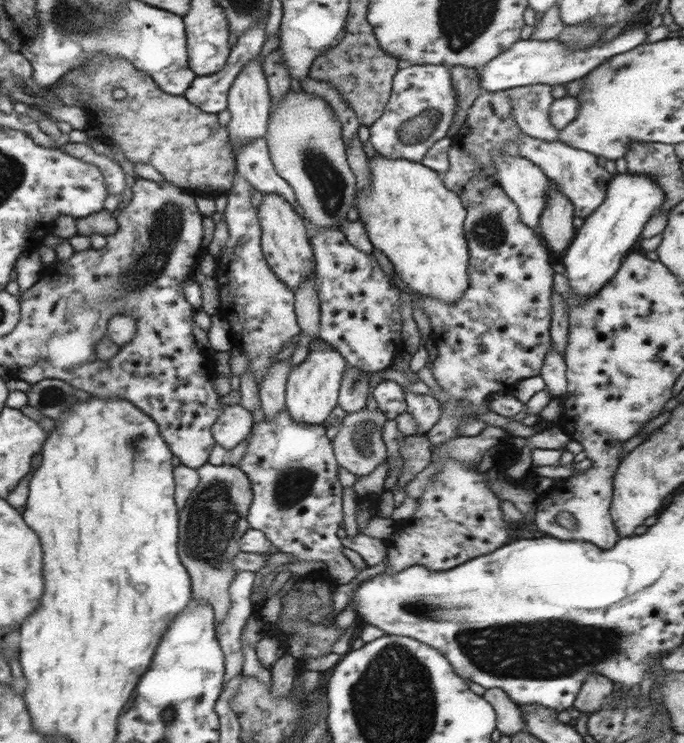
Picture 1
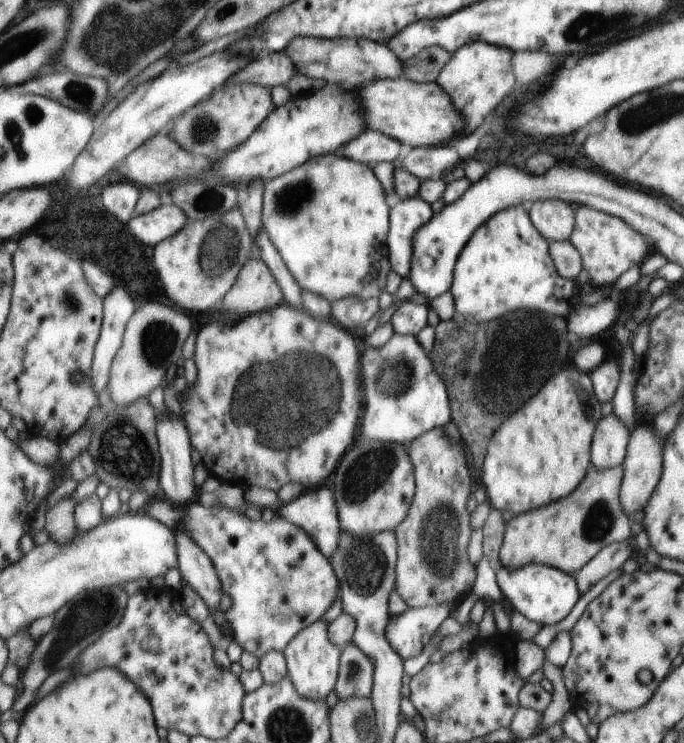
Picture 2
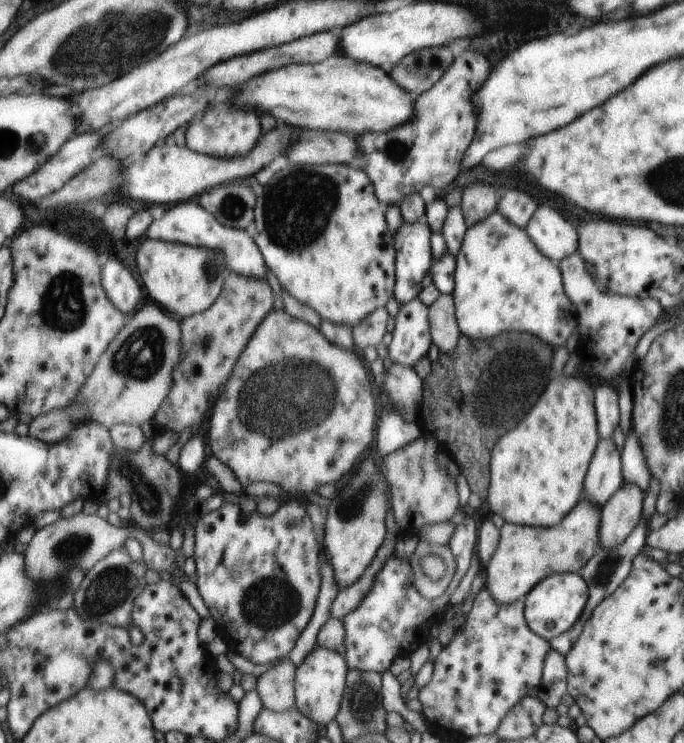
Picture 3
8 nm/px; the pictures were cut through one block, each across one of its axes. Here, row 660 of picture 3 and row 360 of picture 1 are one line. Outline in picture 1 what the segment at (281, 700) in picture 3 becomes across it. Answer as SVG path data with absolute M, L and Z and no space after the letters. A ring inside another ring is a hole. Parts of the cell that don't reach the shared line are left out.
M290 359L278 361L259 384L261 407L268 420L285 407L286 383L291 369Z

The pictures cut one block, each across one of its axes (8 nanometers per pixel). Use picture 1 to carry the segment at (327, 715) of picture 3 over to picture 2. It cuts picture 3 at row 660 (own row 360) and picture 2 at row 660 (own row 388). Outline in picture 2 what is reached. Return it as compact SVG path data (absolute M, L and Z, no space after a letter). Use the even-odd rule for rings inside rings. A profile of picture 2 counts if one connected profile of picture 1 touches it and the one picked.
M324 619L313 622L300 630L282 652L287 662L287 675L302 698L326 699L330 691L335 688L341 650L328 638L327 628L328 624Z

